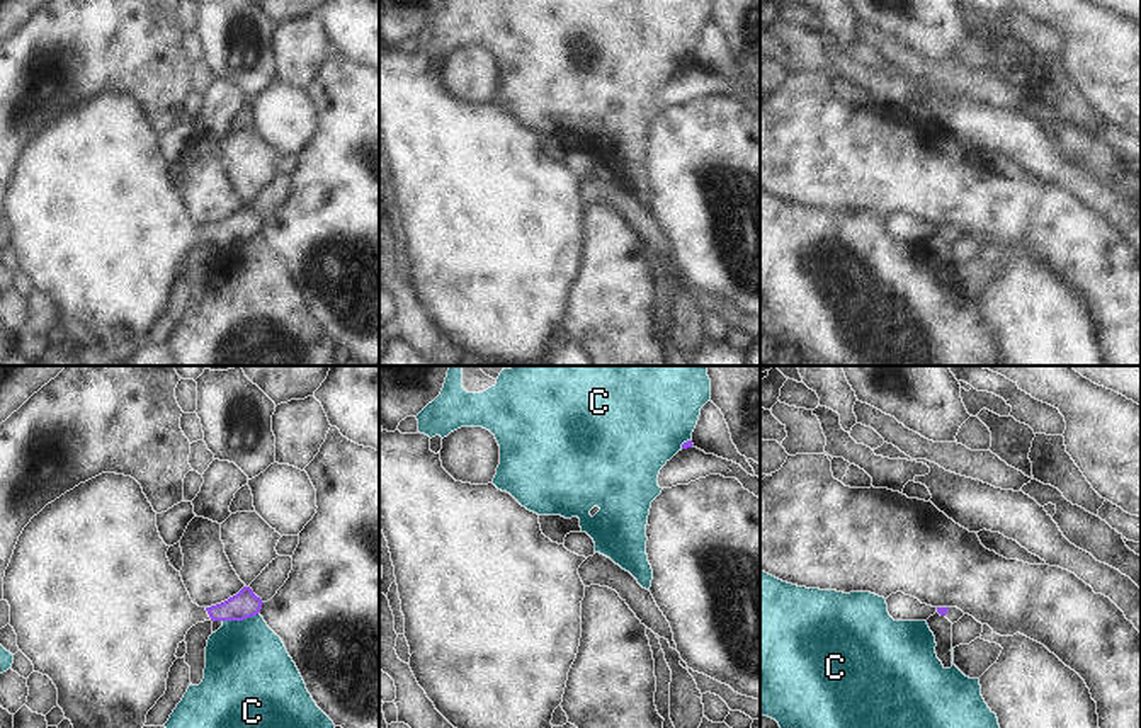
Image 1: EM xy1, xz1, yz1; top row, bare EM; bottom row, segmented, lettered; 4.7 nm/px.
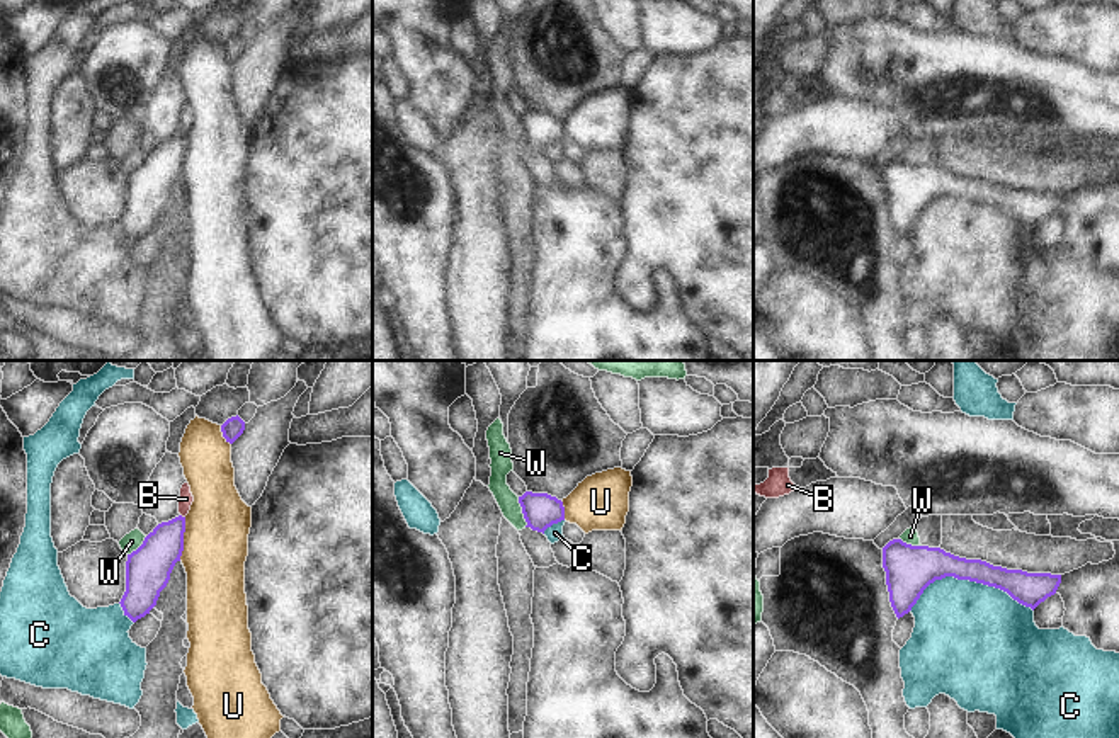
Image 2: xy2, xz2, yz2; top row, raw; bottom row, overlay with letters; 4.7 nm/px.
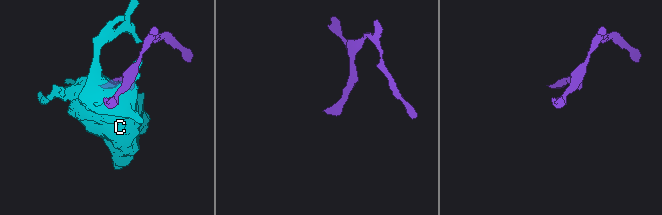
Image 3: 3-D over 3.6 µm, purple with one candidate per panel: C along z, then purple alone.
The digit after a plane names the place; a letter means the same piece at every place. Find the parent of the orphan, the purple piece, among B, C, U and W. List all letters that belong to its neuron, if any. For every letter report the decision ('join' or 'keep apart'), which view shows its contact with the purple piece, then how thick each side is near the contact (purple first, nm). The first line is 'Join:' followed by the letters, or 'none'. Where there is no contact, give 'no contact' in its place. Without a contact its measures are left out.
Join: none
B: keep apart; meets purple in xy2; 190 nm thick on the purple side, 70 nm on the other
C: keep apart; meets purple in yz2; 200 nm thick on the purple side, 480 nm on the other
U: keep apart; meets purple in xy2; 220 nm thick on the purple side, 300 nm on the other
W: keep apart; meets purple in xz2; 170 nm thick on the purple side, 100 nm on the other

